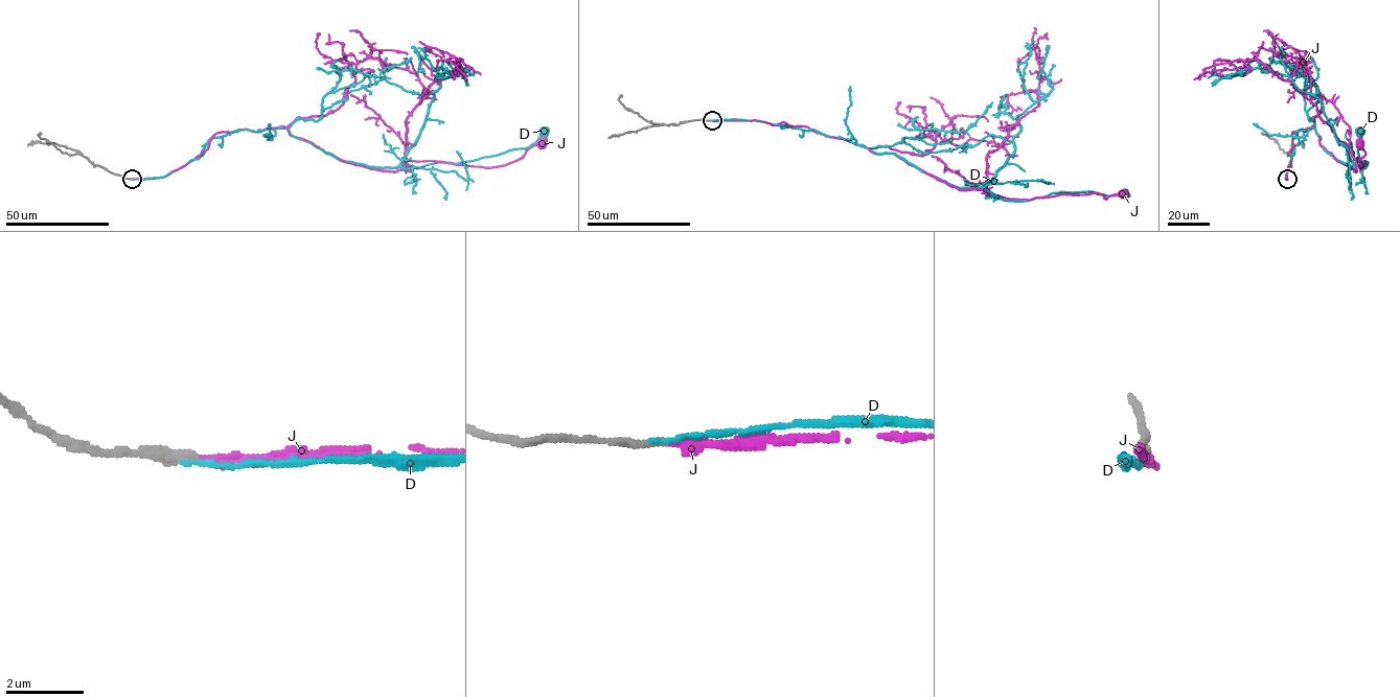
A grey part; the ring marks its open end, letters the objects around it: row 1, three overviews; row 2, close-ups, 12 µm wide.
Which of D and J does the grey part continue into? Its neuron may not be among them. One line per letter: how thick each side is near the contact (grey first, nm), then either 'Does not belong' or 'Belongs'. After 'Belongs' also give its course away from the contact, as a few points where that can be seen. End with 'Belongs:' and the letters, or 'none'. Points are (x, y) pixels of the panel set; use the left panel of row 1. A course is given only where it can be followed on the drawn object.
D: Thickness 240 nm (grey) against 110 nm. Does not belong
J: Thickness 200 nm (grey) against 190 nm. Belongs. Its course: (132, 179), (165, 177), (238, 130), (284, 126), (346, 162), (395, 171), (408, 160), (502, 166), (542, 144)
Belongs: J

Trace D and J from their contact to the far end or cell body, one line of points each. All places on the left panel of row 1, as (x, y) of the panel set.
D: (131, 179), (165, 177), (210, 138), (239, 130), (287, 128), (340, 160), (414, 167), (528, 147), (543, 132)
J: (132, 179), (165, 177), (238, 130), (284, 126), (346, 162), (395, 171), (408, 160), (502, 166), (542, 144)

